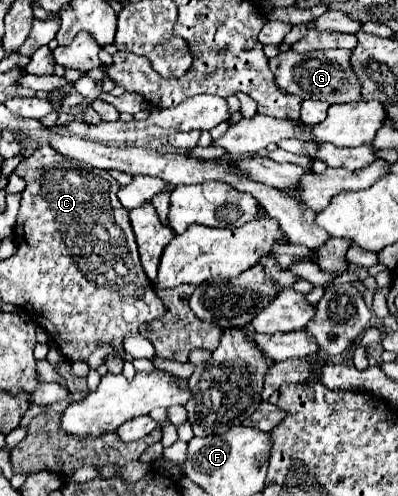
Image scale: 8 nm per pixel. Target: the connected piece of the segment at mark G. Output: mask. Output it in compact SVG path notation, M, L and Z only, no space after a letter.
M293 50L279 52L277 56L269 58L269 68L277 80L277 84L303 100L323 100L329 104L343 104L343 102L357 102L361 100L361 86L357 82L355 72L349 64L351 50L325 50L325 52L305 52L297 54Z

